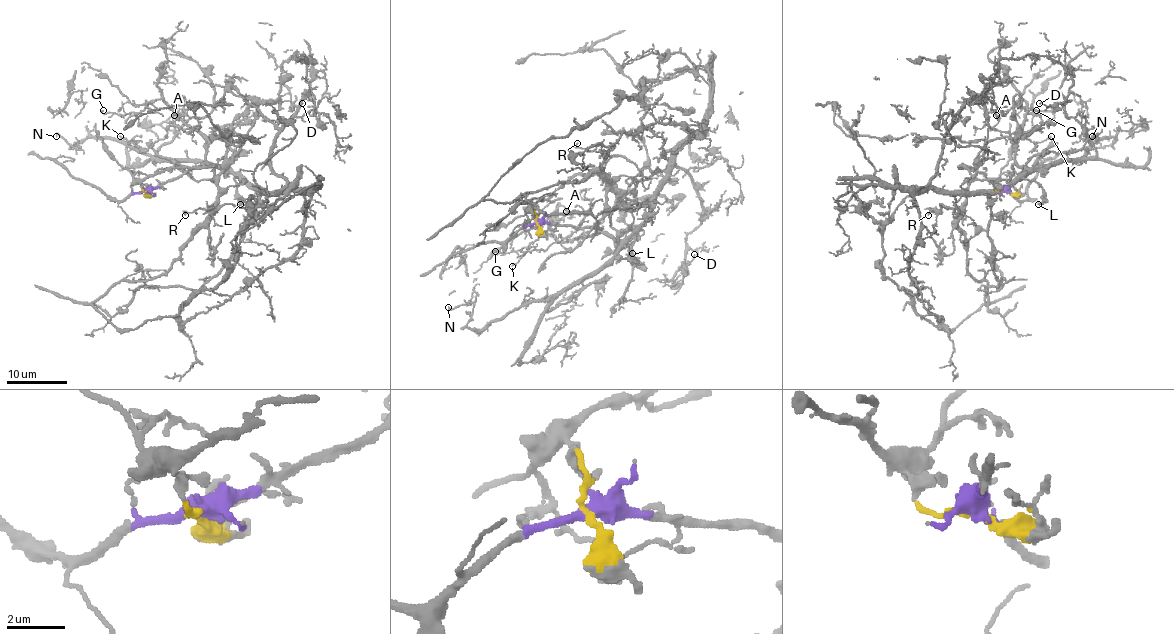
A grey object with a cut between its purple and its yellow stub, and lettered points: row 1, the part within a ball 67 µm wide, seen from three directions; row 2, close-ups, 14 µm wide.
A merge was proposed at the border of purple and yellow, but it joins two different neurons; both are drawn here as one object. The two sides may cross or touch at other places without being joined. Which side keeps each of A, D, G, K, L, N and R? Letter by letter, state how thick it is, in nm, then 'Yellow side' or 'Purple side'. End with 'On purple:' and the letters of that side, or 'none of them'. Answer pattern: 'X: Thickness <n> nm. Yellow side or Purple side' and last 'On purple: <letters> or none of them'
A: Thickness 90 nm. Purple side
D: Thickness 130 nm. Purple side
G: Thickness 130 nm. Purple side
K: Thickness 130 nm. Purple side
L: Thickness 320 nm. Purple side
N: Thickness 170 nm. Purple side
R: Thickness 110 nm. Purple side
On purple: A, D, G, K, L, N, R

